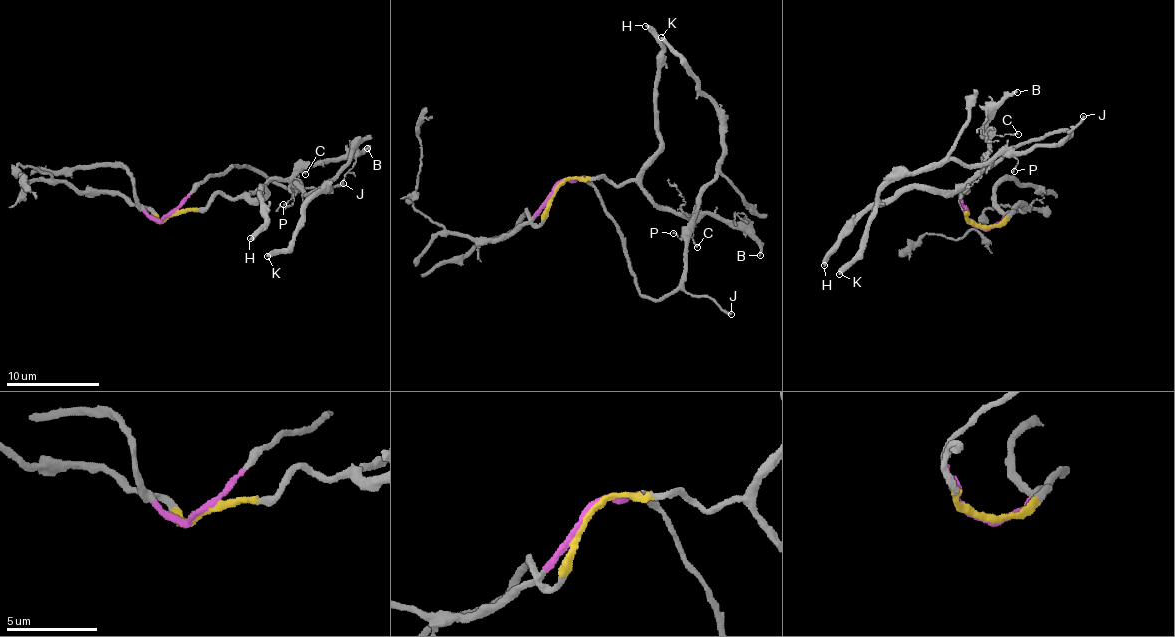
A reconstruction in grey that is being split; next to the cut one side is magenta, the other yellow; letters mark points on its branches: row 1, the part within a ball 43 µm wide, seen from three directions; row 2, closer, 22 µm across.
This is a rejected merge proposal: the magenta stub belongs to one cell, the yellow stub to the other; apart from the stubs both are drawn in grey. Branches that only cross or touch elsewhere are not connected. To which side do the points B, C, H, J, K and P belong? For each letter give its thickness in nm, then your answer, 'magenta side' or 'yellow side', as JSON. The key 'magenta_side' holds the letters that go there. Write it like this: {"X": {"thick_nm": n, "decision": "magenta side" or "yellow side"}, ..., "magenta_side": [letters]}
{"B": {"thick_nm": 240, "decision": "yellow side"}, "C": {"thick_nm": 120, "decision": "yellow side"}, "H": {"thick_nm": 360, "decision": "yellow side"}, "J": {"thick_nm": 240, "decision": "magenta side"}, "K": {"thick_nm": 340, "decision": "magenta side"}, "P": {"thick_nm": 110, "decision": "magenta side"}, "magenta_side": ["J", "K", "P"]}

